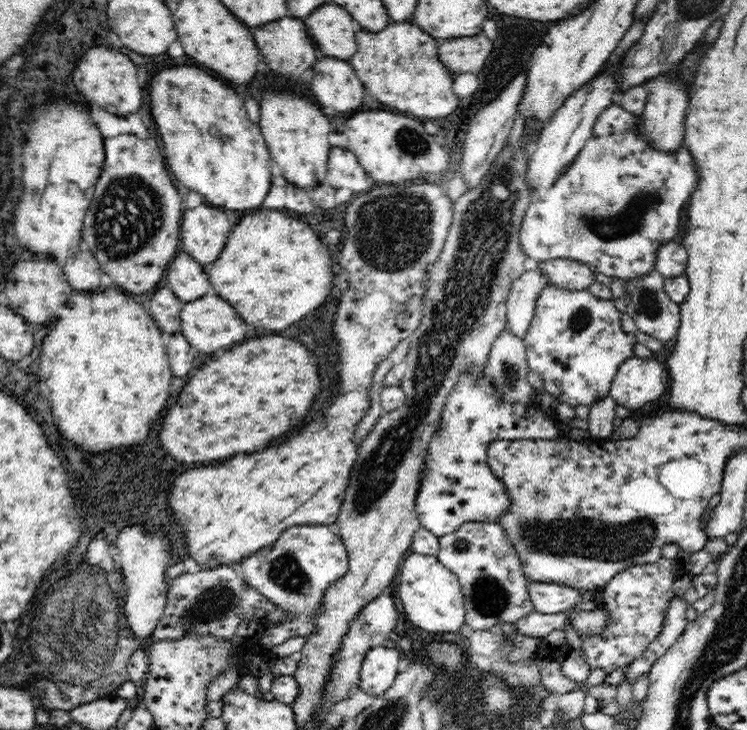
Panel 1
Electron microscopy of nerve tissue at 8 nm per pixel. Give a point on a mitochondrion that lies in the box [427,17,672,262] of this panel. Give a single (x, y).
(630, 219)

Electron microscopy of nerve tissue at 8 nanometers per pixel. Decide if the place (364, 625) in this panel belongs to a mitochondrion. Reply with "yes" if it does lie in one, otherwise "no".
yes

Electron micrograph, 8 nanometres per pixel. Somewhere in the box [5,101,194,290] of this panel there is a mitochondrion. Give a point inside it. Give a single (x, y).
(128, 215)

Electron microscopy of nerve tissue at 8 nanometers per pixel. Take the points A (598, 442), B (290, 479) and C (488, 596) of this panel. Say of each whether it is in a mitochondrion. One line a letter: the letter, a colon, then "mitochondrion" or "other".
A: other
B: other
C: mitochondrion

